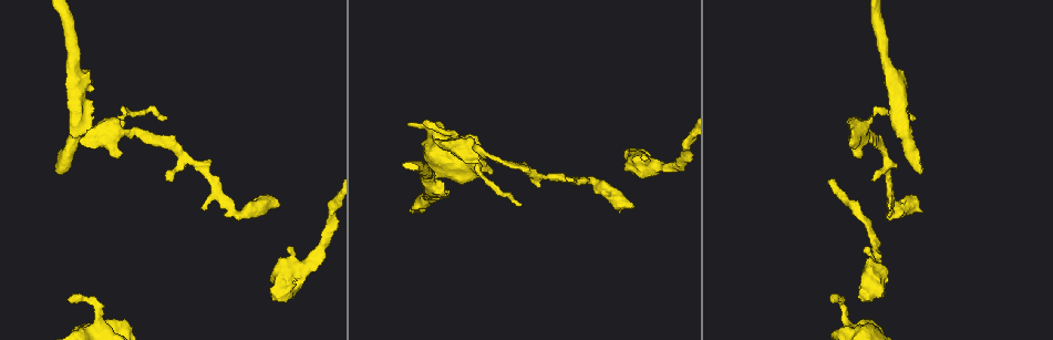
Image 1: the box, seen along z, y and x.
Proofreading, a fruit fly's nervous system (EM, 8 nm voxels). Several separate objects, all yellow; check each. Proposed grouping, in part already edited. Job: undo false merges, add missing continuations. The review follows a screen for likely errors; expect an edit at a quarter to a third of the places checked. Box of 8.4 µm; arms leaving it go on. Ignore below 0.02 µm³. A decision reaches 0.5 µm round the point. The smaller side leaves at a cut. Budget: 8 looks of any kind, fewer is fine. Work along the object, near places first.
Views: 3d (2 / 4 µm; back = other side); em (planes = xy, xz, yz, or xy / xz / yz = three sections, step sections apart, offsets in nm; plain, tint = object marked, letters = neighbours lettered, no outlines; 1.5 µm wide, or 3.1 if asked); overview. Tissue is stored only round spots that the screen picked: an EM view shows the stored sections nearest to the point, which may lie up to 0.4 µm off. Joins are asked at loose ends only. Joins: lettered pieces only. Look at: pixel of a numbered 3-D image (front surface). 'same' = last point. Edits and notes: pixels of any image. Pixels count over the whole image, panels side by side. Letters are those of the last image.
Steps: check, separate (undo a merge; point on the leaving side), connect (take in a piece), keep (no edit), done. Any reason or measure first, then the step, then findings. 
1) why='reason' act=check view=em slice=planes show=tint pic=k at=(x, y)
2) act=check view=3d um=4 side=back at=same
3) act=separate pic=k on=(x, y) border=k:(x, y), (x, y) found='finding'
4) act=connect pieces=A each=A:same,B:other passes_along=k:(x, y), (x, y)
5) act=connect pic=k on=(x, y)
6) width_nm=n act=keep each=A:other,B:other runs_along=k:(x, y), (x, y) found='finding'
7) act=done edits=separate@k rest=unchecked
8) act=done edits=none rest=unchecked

act=check view=em slice=xz step=8 show=letters pic=1 at=(912, 117)

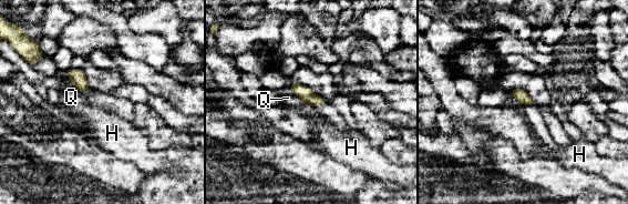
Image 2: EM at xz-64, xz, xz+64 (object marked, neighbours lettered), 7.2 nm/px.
why='another direction' act=check view=em slice=planes show=letters at=same

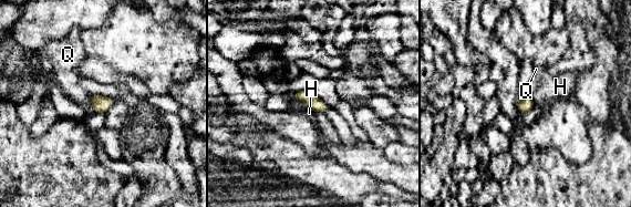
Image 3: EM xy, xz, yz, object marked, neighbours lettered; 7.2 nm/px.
width_nm=110 act=keep each=H:other,Q:other border=3:(530, 96), (535, 103) found='none of them fits'

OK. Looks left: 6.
why='abrupt turn' act=check view=em slice=planes show=tint pic=1 at=(597, 182)

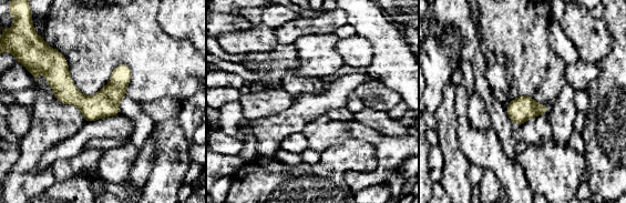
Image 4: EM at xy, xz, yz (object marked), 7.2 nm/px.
why='what lies round it' act=check view=em slice=planes show=letters at=same

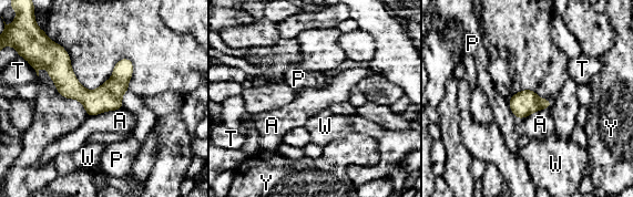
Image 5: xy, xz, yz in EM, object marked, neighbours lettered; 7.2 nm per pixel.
width_nm=180 act=keep each=A:other,P:other,T:other,W:other,Y:other found='one neuron here'

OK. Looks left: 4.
why='free end' act=check view=em slice=planes show=letters pic=1 at=(833, 302)

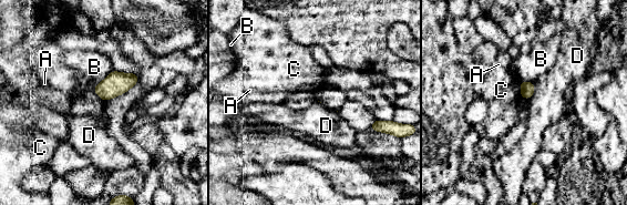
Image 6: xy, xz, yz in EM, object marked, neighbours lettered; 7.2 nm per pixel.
act=keep each=A:other,B:other,C:other,D:other border=6:(533, 81), (533, 94), (530, 99) found='no lettered piece goes on from it'

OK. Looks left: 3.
act=done edits=none rest=unchecked

